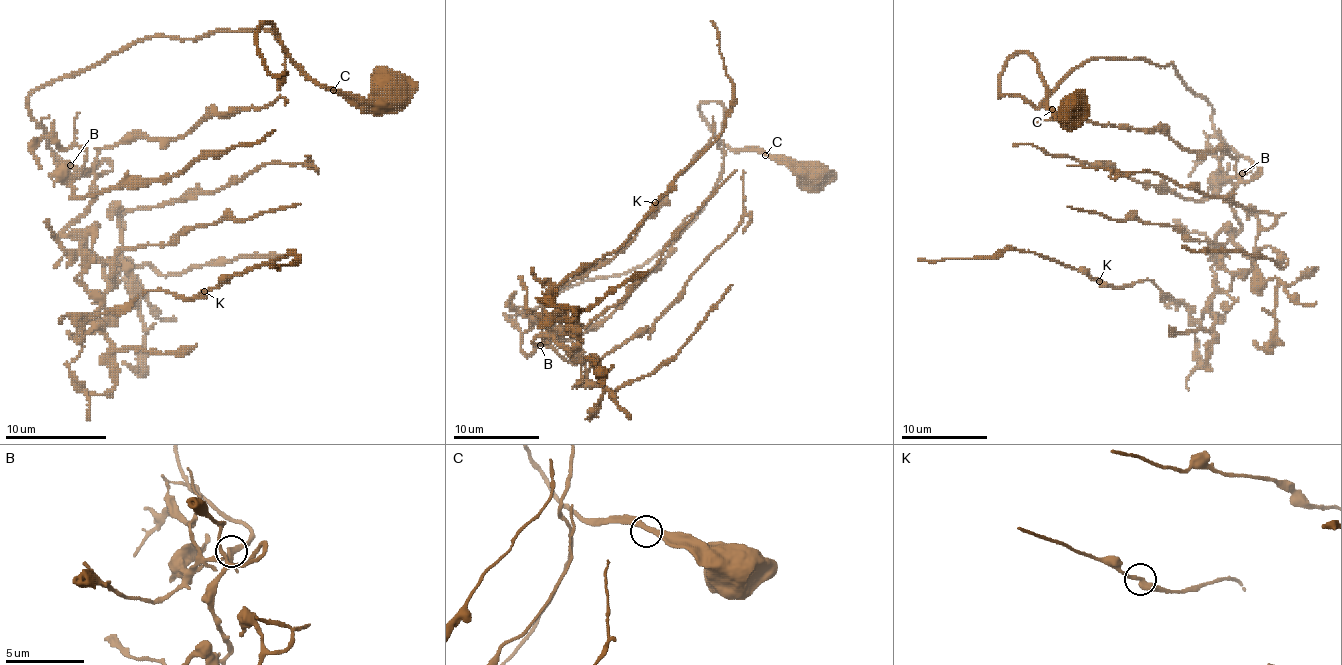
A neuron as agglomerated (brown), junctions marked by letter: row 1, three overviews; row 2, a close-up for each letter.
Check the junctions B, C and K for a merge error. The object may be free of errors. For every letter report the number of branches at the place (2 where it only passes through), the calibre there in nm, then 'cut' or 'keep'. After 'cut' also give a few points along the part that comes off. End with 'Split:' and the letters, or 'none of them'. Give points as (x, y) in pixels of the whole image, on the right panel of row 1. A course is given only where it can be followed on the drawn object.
B: branches 2; calibre 320 nm; keep
C: branches 2; calibre 320 nm; keep
K: branches 2; calibre 360 nm; keep
Split: none of them

